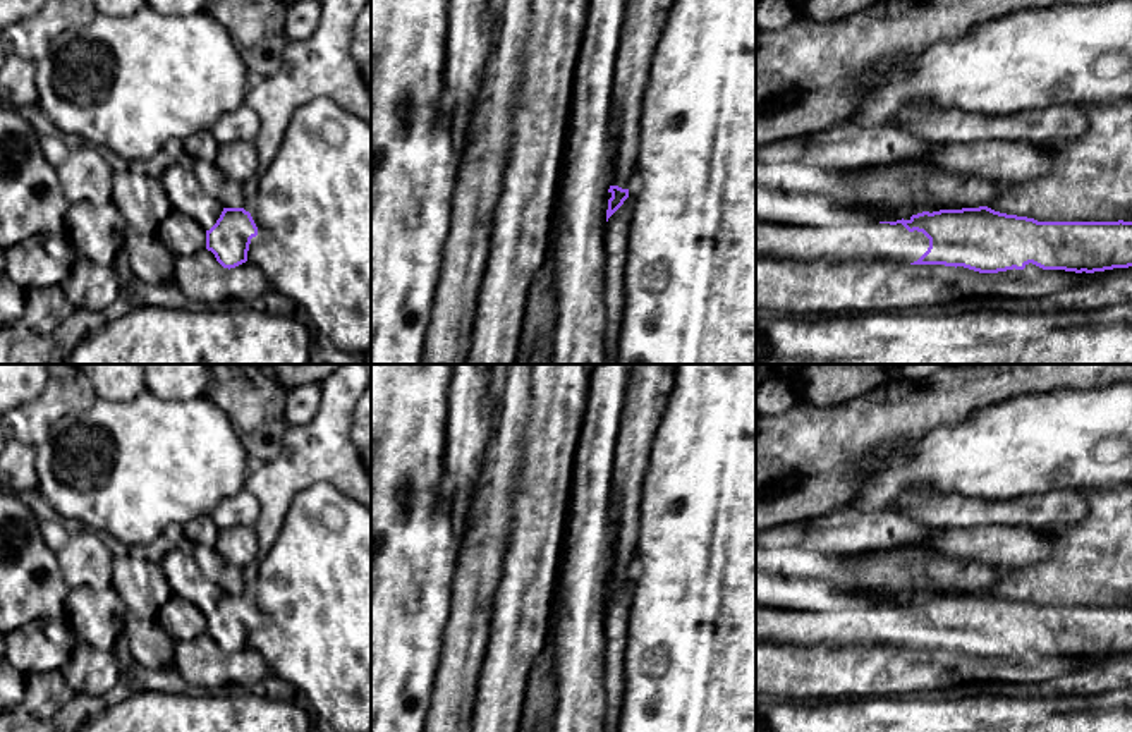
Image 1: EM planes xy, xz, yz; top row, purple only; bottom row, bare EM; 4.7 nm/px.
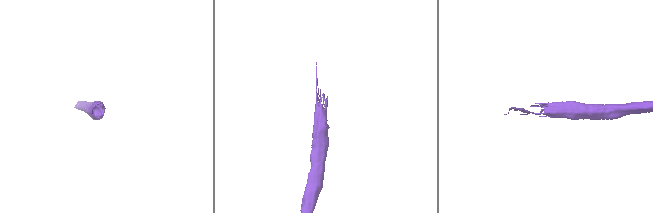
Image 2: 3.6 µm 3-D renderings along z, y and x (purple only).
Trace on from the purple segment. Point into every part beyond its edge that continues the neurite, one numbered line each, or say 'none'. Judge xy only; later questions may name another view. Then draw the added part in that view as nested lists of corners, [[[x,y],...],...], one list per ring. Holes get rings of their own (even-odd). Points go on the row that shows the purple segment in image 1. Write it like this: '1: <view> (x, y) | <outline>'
none

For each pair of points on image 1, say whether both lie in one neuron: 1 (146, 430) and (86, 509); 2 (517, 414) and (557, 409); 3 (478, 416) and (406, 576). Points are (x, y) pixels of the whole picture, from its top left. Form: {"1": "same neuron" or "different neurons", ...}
{"1": "same neuron", "2": "different neurons", "3": "different neurons"}

